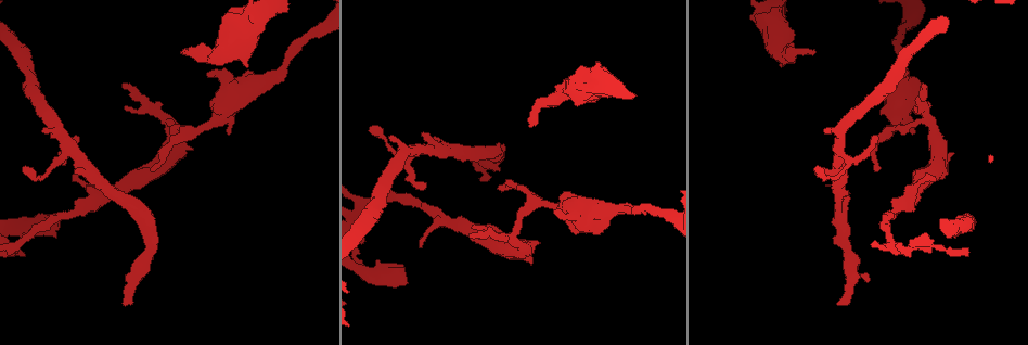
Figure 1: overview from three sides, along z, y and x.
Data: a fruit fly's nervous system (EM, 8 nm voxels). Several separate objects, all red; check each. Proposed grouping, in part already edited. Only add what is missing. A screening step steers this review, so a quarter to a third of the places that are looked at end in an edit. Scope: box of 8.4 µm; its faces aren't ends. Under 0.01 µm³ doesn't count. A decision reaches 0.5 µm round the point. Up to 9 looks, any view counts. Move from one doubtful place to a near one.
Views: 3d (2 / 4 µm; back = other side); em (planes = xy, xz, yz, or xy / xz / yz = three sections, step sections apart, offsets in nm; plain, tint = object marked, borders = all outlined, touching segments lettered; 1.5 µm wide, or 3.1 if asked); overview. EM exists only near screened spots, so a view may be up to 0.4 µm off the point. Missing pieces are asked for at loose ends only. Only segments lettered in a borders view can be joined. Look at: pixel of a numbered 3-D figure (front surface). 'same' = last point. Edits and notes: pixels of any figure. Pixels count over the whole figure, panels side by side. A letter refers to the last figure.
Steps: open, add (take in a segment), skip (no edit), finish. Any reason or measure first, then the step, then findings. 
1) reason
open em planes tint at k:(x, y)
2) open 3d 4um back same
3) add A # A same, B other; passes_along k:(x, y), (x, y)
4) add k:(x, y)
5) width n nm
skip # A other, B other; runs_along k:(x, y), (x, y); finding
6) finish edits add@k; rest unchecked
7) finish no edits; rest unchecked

branch stops here
open 3d 2um at 1:(124, 304)

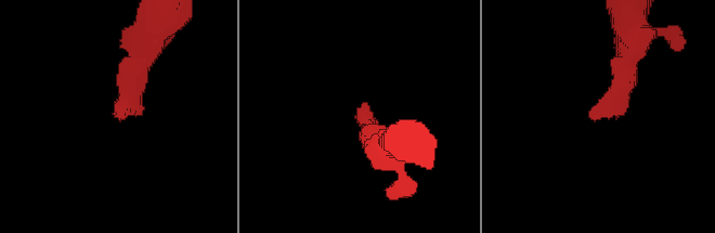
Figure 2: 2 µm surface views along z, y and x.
open em planes tint at 2:(120, 117)

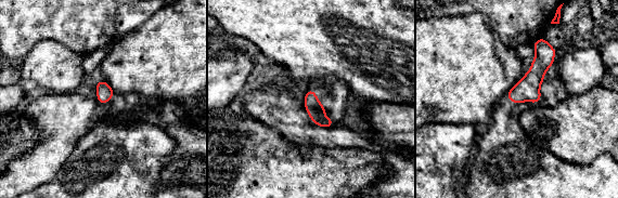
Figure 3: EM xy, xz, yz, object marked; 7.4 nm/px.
see the neighbours
open em planes borders same

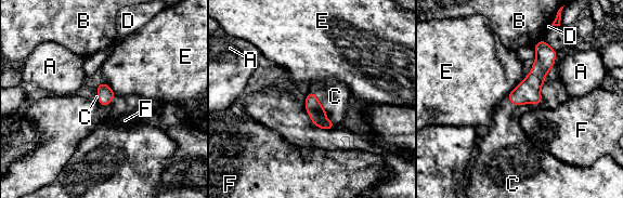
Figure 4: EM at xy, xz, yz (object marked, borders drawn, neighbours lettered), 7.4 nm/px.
add C # A other, B other, C same, D other, E other, F other; it goes on there

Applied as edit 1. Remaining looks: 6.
open overview

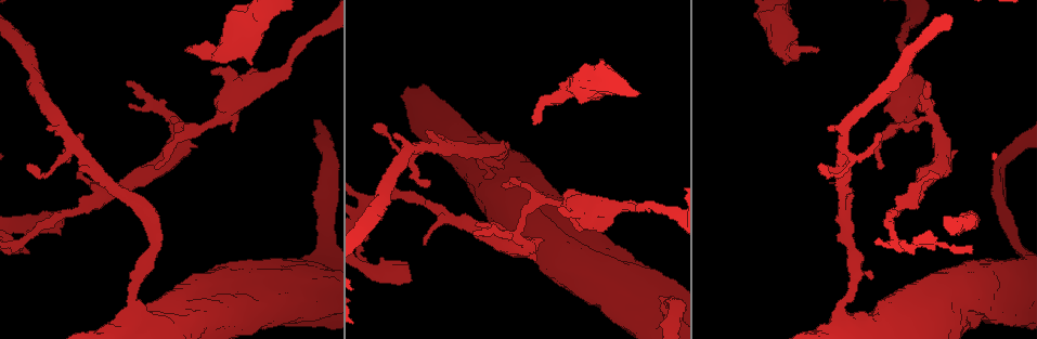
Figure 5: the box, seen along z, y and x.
an open end
open 3d 2um at 5:(430, 180)

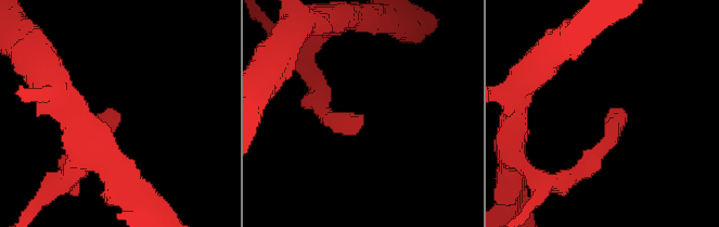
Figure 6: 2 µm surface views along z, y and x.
open em planes borders at 6:(612, 112)

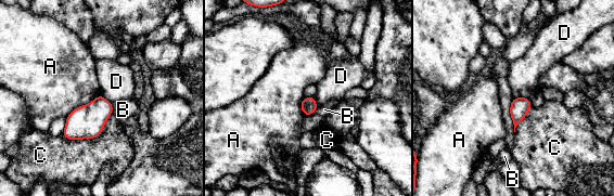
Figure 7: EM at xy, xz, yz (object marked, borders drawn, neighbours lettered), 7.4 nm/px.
longest_contact C 420 nm
skip # A other, B other, C other, D other; border 7:(527, 96), (515, 96), (513, 99); no lettered segment goes on from it

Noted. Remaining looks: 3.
tapers out
open 3d 4um at 5:(28, 166)

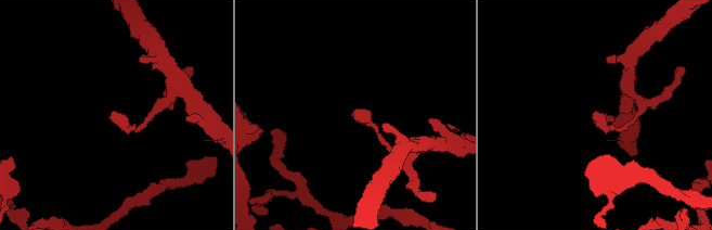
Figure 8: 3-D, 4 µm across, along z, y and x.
shape alone is not enough
open em planes borders at 8:(354, 114)

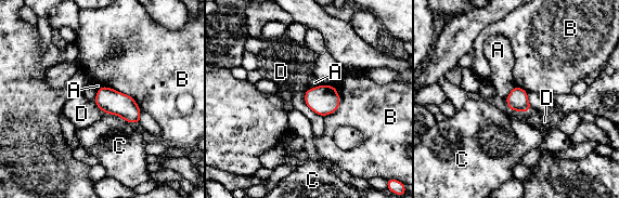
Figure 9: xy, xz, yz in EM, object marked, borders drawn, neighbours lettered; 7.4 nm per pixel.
longest_contact B 340 nm
skip # A other, B other, C other, D other; border 9:(321, 84), (307, 89); no lettered segment goes on from it

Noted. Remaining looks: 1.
finish edits add@4; rest unchecked

